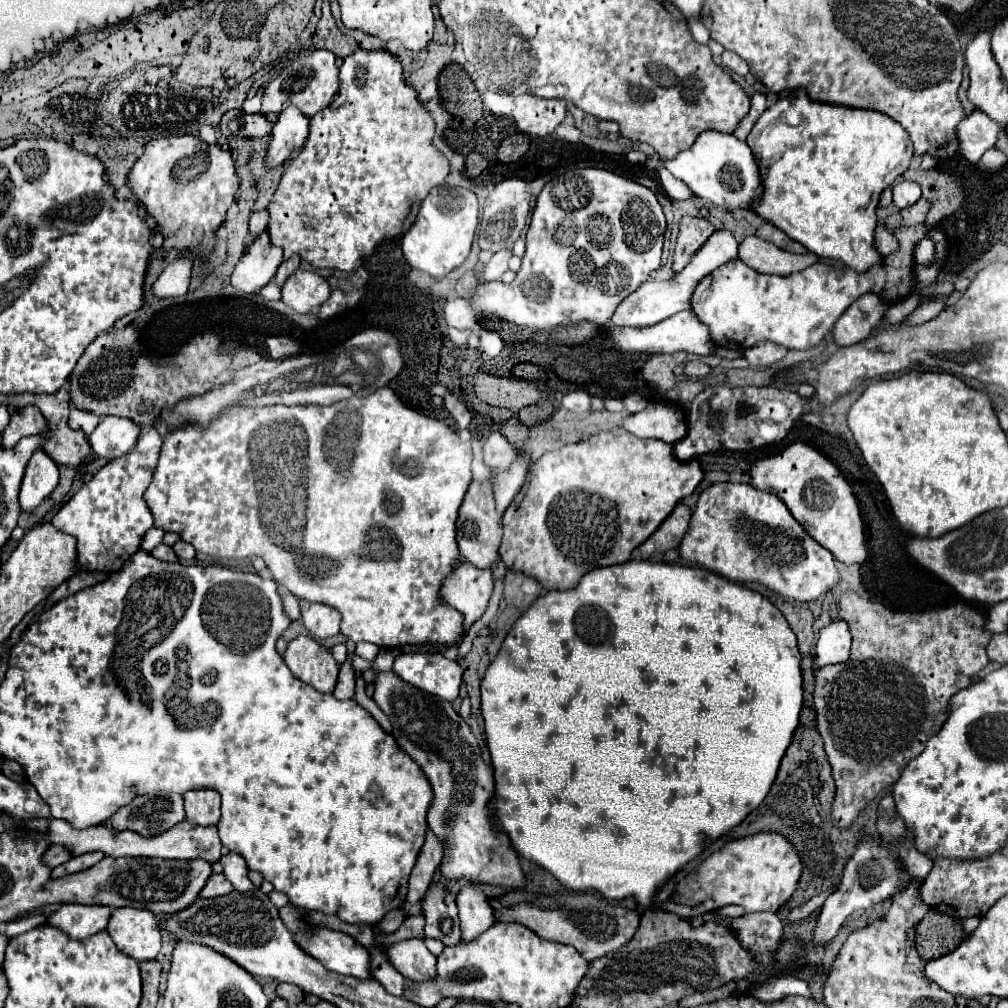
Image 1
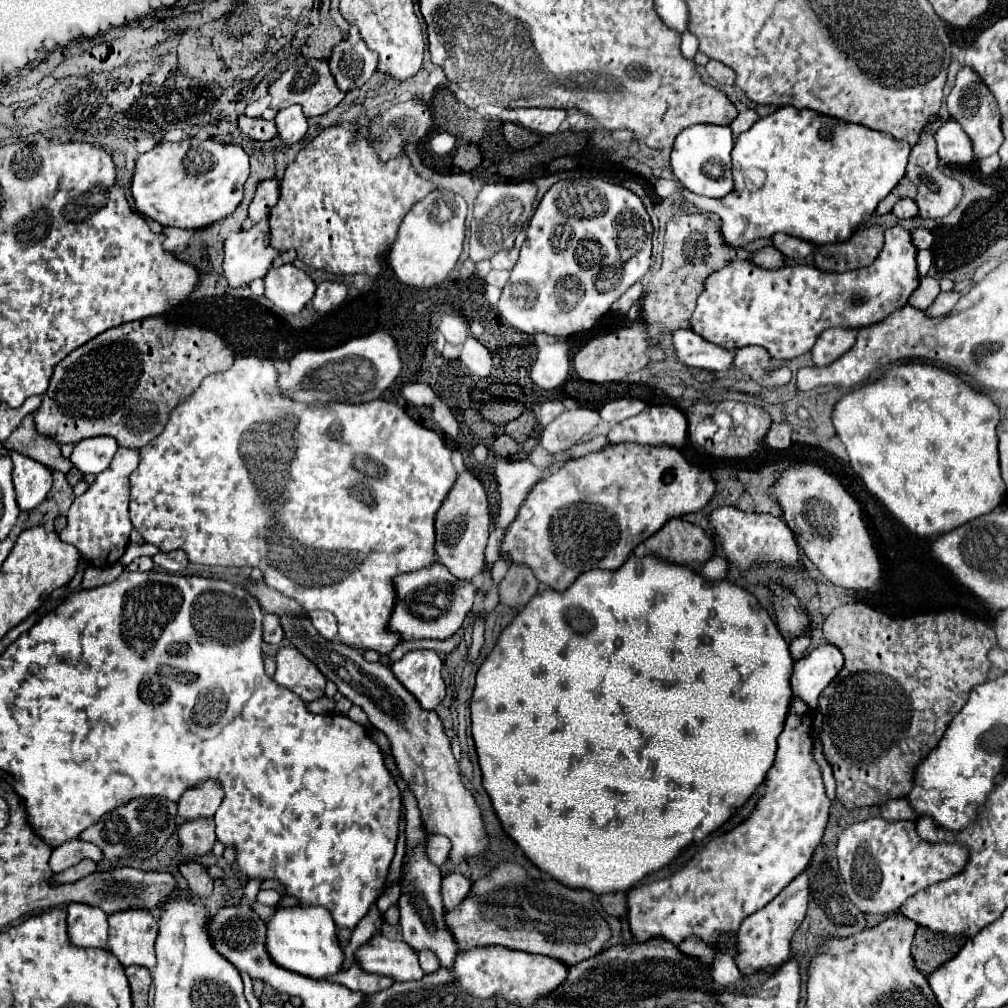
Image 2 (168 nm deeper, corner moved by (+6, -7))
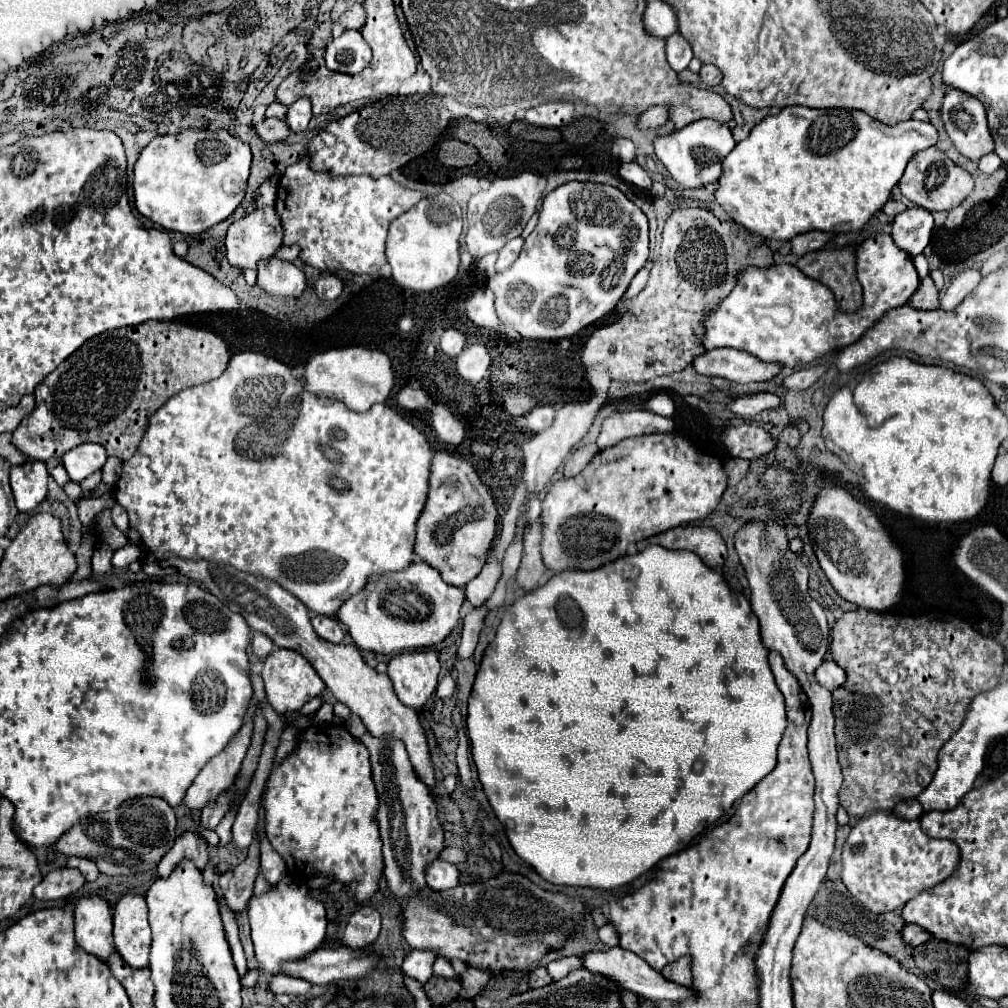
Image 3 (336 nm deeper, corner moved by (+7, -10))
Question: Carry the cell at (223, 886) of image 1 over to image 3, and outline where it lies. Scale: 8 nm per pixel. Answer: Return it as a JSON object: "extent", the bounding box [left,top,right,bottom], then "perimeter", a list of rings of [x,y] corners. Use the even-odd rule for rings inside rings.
{"extent":[157,833,209,877],"perimeter":[[[183,833],[175,845],[171,847],[171,851],[161,859],[157,873],[159,877],[169,877],[169,873],[173,871],[173,867],[177,867],[183,859],[191,859],[193,863],[197,863],[197,869],[203,871],[209,859],[209,847],[203,839],[199,839],[195,833]]]}

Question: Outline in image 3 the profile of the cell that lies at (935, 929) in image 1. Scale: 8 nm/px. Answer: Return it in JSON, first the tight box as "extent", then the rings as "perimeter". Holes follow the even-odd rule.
{"extent":[913,939,969,991],"perimeter":[[[929,939],[913,949],[913,961],[931,989],[959,991],[967,975],[969,949],[939,939]]]}

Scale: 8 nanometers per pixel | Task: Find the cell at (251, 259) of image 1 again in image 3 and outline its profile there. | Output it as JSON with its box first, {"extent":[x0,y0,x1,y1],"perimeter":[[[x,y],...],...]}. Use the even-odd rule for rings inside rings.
{"extent":[225,207,283,271],"perimeter":[[[273,207],[255,209],[253,213],[249,213],[243,219],[233,221],[229,225],[227,239],[225,239],[229,265],[235,267],[235,269],[241,269],[241,271],[257,269],[257,263],[261,259],[267,259],[267,257],[277,253],[277,249],[283,245],[281,237],[283,237],[283,229],[281,229],[281,221],[279,221],[279,215],[275,213],[275,209]]]}

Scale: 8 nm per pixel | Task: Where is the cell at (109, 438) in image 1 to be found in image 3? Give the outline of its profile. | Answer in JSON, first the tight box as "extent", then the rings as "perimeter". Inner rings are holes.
{"extent":[63,443,107,483],"perimeter":[[[83,443],[63,455],[63,463],[69,473],[69,479],[75,483],[97,473],[105,465],[105,461],[107,461],[105,447],[97,443]]]}

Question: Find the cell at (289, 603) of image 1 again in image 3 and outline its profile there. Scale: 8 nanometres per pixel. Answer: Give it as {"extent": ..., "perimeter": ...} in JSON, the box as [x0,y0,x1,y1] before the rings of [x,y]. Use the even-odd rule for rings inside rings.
{"extent":[251,633,275,657],"perimeter":[[[253,633],[251,647],[253,647],[253,653],[255,653],[255,655],[267,657],[267,655],[275,649],[275,643],[273,643],[269,637],[265,637],[265,633]]]}

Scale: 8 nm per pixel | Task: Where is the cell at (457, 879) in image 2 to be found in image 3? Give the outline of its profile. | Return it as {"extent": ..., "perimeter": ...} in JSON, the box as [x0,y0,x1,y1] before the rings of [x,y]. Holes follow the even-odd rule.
{"extent":[427,859,459,891],"perimeter":[[[435,859],[427,867],[427,885],[433,891],[457,887],[459,885],[459,869],[457,869],[457,865],[441,861],[441,859]]]}

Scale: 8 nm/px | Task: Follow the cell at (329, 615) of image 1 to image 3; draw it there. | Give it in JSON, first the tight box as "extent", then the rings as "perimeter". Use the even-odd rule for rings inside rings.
{"extent":[311,613,345,643],"perimeter":[[[311,613],[311,623],[313,623],[313,629],[317,631],[317,635],[321,639],[331,641],[331,643],[341,643],[345,631],[343,631],[343,625],[337,619],[321,617],[317,613]]]}

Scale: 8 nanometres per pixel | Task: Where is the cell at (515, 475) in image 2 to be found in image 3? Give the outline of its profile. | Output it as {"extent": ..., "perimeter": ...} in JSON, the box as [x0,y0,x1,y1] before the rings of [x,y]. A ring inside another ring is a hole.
{"extent":[465,549,501,607],"perimeter":[[[491,549],[489,557],[487,557],[487,563],[483,565],[481,573],[465,587],[467,589],[467,601],[475,607],[483,605],[491,597],[499,577],[501,577],[501,561],[495,555],[495,551]]]}

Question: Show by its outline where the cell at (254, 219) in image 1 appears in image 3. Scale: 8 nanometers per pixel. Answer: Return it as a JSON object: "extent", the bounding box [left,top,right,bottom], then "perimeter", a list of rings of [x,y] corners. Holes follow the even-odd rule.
{"extent":[255,179,277,209],"perimeter":[[[267,179],[261,183],[259,191],[257,191],[257,197],[255,197],[255,207],[257,209],[263,209],[263,207],[269,207],[275,203],[275,197],[277,197],[277,181],[273,179]]]}

